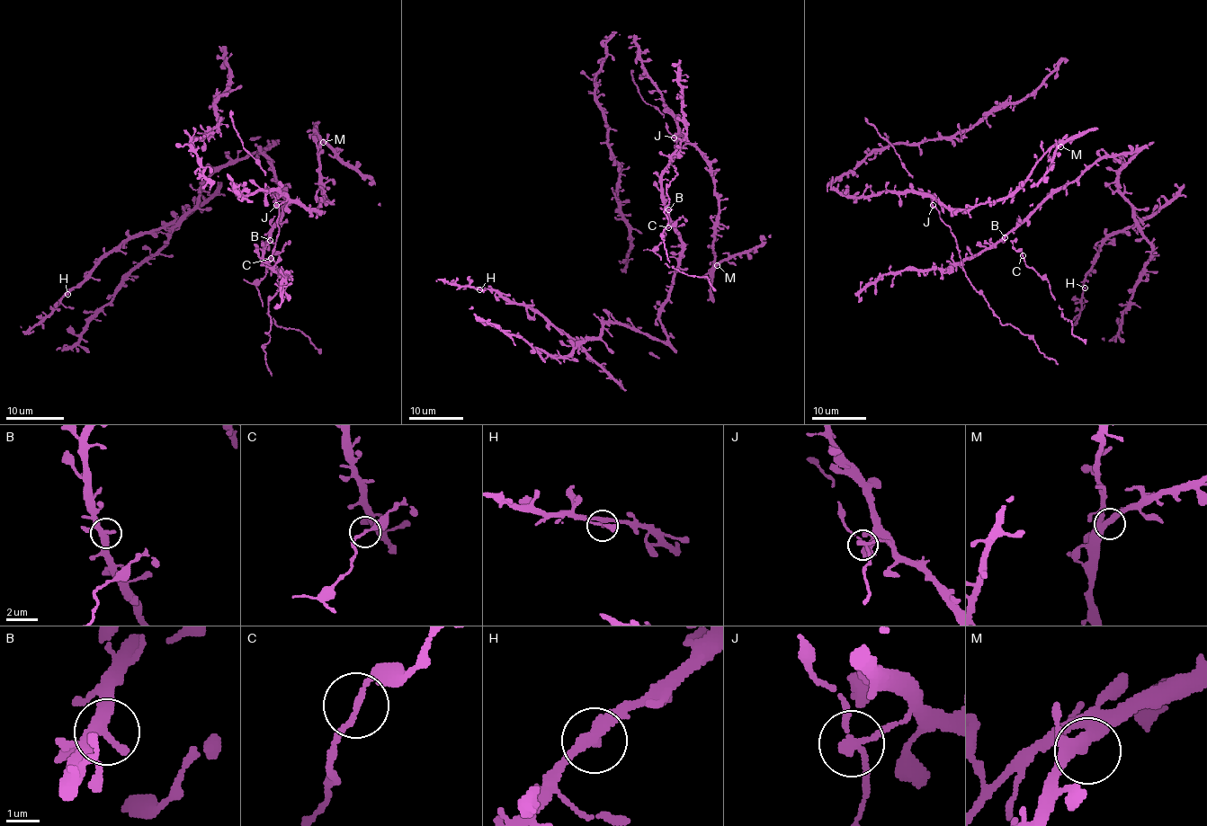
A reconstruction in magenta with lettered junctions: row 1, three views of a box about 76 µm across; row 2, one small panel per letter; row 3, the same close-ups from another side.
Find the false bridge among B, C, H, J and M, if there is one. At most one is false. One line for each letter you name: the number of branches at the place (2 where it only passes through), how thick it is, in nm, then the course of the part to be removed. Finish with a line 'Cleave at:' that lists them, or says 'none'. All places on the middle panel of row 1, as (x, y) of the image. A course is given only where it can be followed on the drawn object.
Cleave at: none

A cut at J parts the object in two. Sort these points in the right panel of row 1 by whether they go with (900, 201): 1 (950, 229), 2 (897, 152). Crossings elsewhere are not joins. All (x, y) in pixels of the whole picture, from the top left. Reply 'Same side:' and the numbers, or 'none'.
Same side: none

